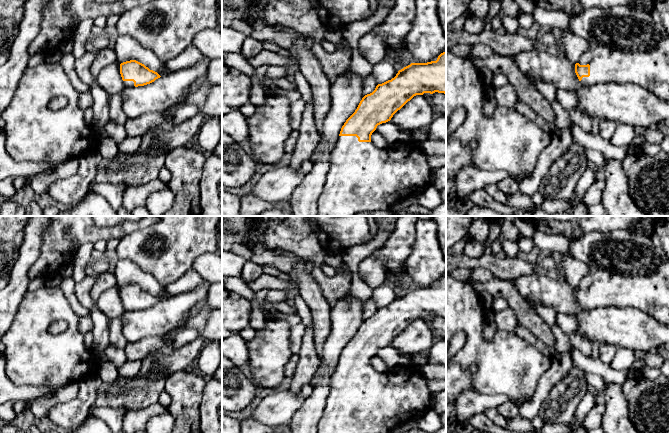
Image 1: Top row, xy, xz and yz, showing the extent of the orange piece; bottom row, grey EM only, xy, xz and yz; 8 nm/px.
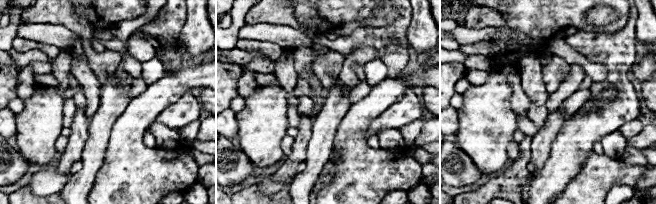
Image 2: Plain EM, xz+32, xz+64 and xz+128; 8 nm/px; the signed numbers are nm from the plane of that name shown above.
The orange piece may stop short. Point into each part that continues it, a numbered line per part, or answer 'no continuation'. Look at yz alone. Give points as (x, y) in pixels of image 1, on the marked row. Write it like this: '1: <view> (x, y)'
1: yz (628, 46)

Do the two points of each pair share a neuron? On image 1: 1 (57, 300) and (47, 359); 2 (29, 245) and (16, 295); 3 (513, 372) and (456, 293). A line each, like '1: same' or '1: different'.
1: same
2: same
3: same

